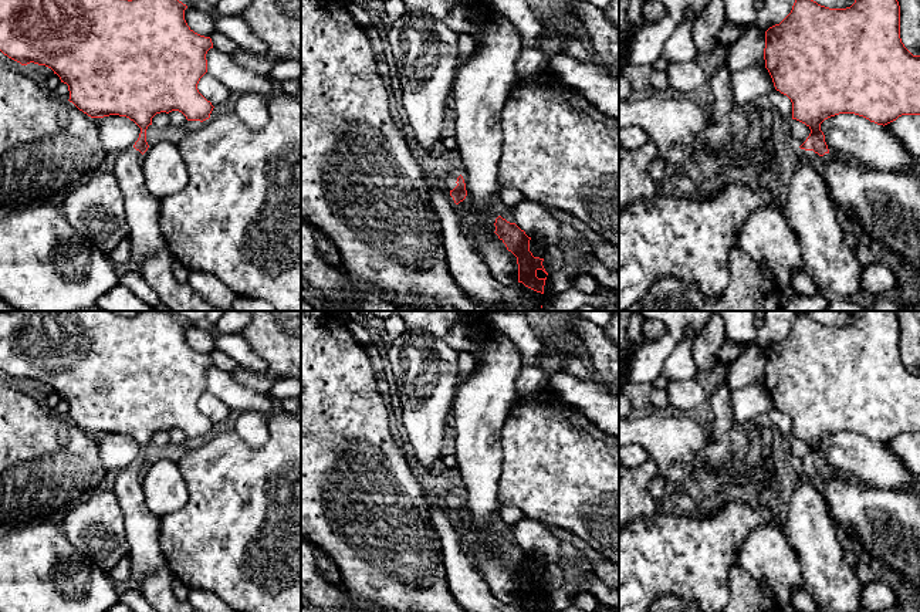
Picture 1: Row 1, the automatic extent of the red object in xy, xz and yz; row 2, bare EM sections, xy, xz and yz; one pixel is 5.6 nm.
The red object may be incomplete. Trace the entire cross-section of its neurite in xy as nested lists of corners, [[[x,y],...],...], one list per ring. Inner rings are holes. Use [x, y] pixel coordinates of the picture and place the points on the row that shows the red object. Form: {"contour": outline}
{"contour": [[[0,0],[0,51],[4,55],[21,65],[34,62],[51,68],[68,85],[68,101],[88,116],[126,116],[141,128],[138,141],[119,153],[112,170],[125,200],[131,260],[136,264],[149,253],[166,248],[159,224],[159,200],[148,190],[142,172],[142,158],[149,148],[146,129],[160,112],[179,111],[187,121],[203,122],[214,108],[197,89],[207,72],[206,54],[213,43],[187,26],[186,9],[179,0]]]}

